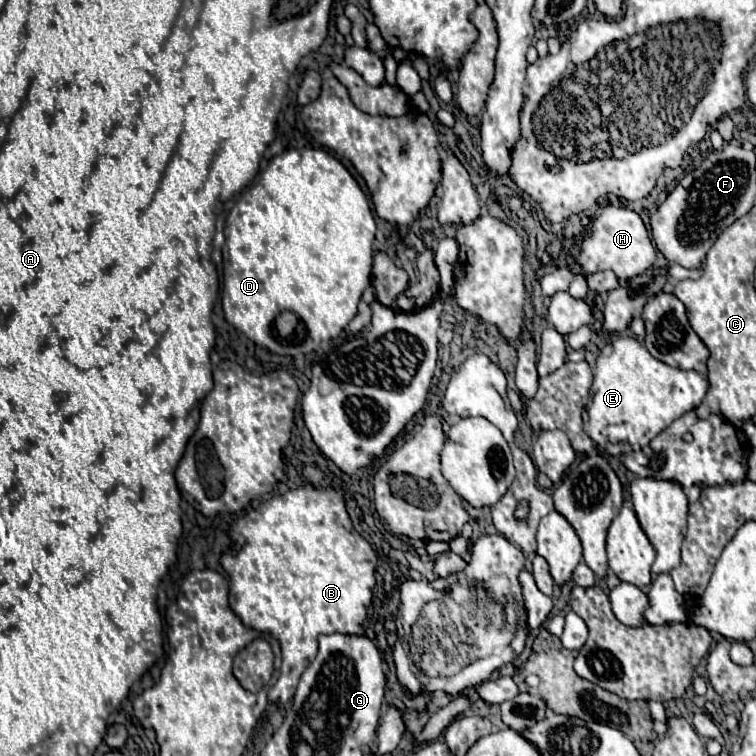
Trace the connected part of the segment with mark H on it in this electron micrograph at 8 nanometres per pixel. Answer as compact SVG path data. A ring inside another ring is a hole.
M608 205L602 211L602 215L592 221L592 233L584 237L576 263L582 267L584 275L610 269L616 273L618 279L624 281L624 279L642 275L646 269L650 269L656 263L656 247L652 245L648 231L644 227L644 221L636 211Z

